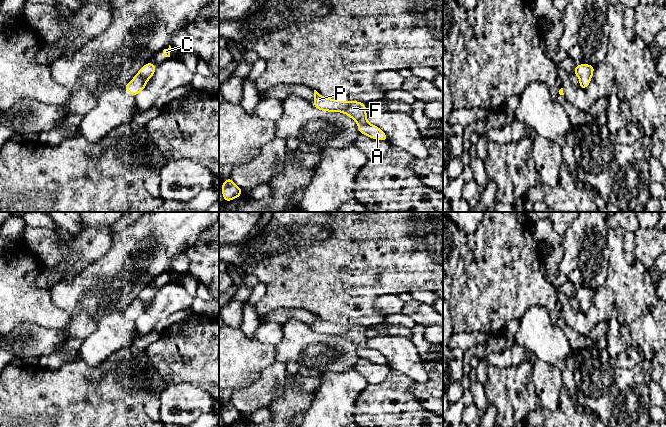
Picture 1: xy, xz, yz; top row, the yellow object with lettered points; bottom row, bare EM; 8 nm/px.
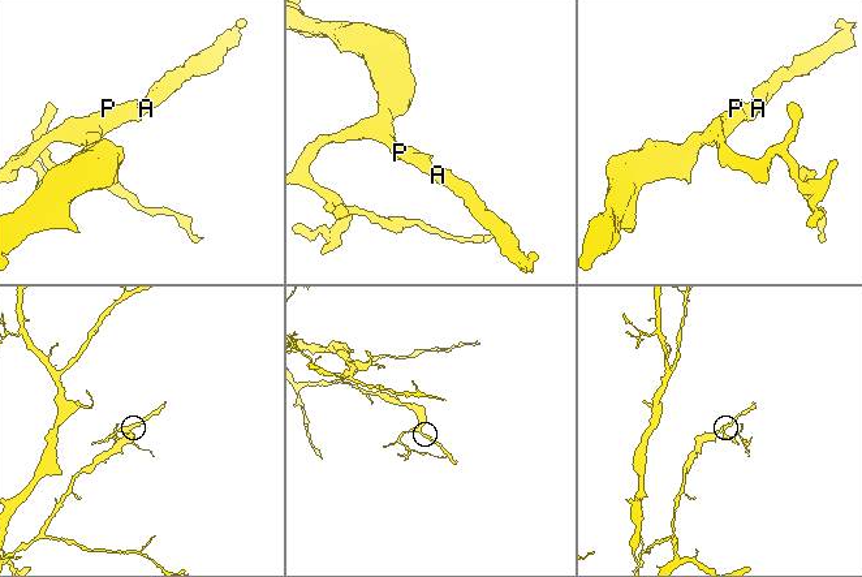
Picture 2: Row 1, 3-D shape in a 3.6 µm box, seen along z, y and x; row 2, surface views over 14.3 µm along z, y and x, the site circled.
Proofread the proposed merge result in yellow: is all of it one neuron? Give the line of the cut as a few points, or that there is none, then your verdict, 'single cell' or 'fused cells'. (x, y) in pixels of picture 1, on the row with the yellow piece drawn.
no cut | single cell

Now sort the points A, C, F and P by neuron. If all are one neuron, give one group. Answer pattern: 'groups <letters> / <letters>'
groups A C F P

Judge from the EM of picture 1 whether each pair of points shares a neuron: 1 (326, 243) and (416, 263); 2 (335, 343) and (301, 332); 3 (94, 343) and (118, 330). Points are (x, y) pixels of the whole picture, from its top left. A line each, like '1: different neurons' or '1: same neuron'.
1: same neuron
2: same neuron
3: same neuron

